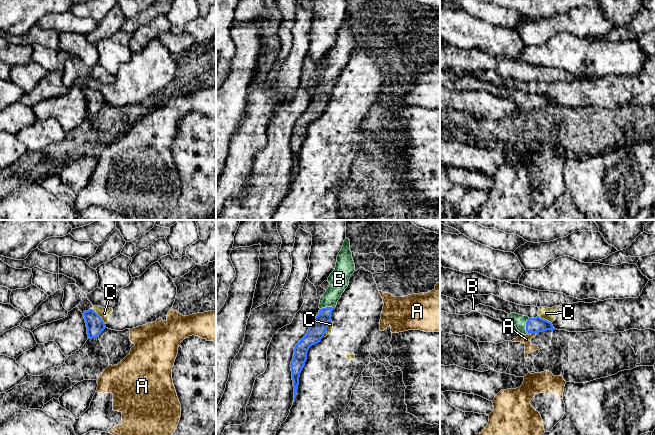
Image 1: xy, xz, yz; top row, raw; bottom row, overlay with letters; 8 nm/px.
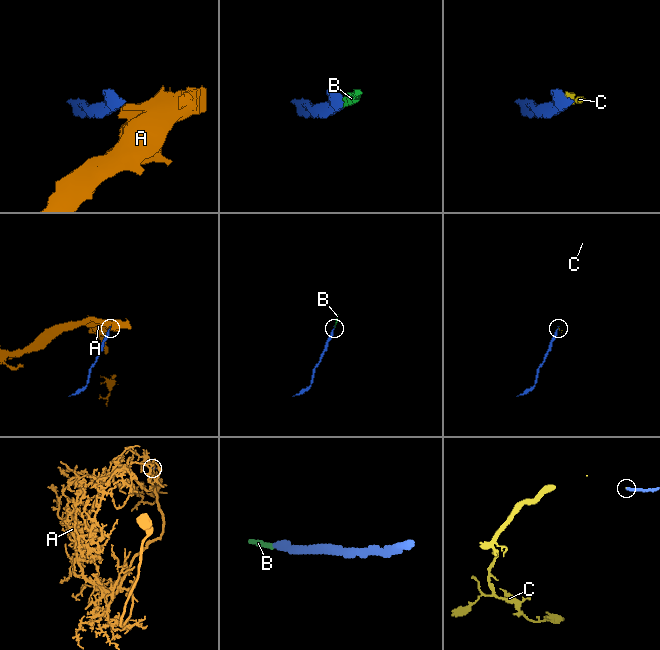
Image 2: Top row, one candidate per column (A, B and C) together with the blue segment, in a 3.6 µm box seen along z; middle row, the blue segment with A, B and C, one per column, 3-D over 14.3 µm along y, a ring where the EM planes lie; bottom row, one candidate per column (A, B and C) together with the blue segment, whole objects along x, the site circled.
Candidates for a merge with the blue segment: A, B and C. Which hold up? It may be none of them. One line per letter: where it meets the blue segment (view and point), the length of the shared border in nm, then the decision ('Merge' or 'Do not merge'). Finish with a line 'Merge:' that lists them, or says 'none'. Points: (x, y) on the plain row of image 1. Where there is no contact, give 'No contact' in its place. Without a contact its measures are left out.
A: Touches blue at yz (533, 109). Shared border 40 nm. Do not merge
B: Touches blue at yz (526, 103). Shared border 130 nm. Merge
C: Touches blue at xz (326, 104). Shared border 150 nm. Do not merge
Merge: B

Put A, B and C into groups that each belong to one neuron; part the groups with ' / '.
A / B / C

